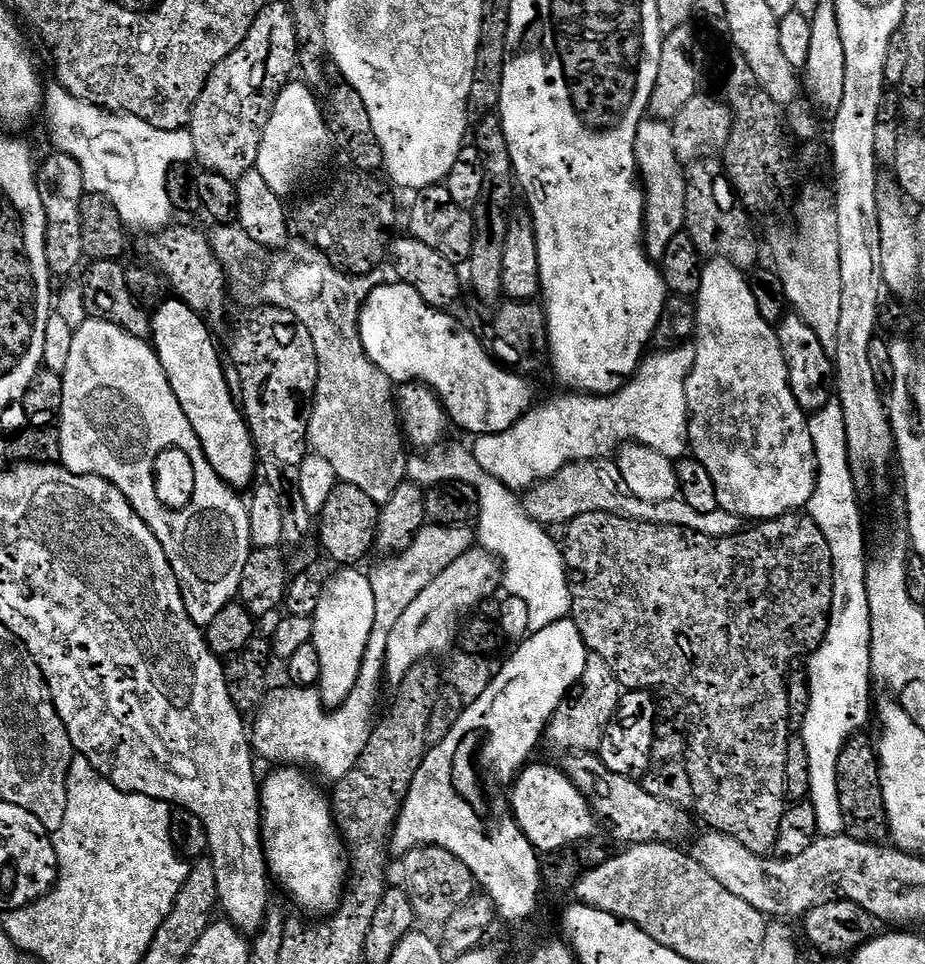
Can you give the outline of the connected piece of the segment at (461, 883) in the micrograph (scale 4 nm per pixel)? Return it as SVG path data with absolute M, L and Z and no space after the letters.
M420 847L402 857L404 863L403 887L413 906L413 914L420 924L443 926L459 907L474 895L478 885L469 869L446 848Z

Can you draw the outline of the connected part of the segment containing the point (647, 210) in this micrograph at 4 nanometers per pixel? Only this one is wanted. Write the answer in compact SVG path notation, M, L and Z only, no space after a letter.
M646 118L638 126L638 134L634 138L634 154L639 179L644 189L644 250L652 257L653 261L669 255L670 249L677 243L676 235L685 231L684 219L686 218L686 168L674 150L674 134L671 123L667 120Z

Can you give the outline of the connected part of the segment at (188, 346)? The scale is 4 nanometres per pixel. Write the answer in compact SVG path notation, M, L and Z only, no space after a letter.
M168 298L151 313L150 319L150 343L156 349L156 356L162 362L162 370L186 418L190 418L190 426L194 426L194 434L198 434L210 466L229 488L241 490L240 488L250 487L252 479L258 476L256 446L252 443L248 422L234 399L233 389L232 392L228 389L228 380L224 377L216 344L204 325L205 317L183 300Z

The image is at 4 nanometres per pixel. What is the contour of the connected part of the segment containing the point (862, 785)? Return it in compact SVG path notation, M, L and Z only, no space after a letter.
M864 734L851 736L844 743L838 758L836 771L838 782L838 798L844 815L846 835L858 842L883 845L890 836L888 816L884 813L884 799L880 785L880 761L874 744Z

